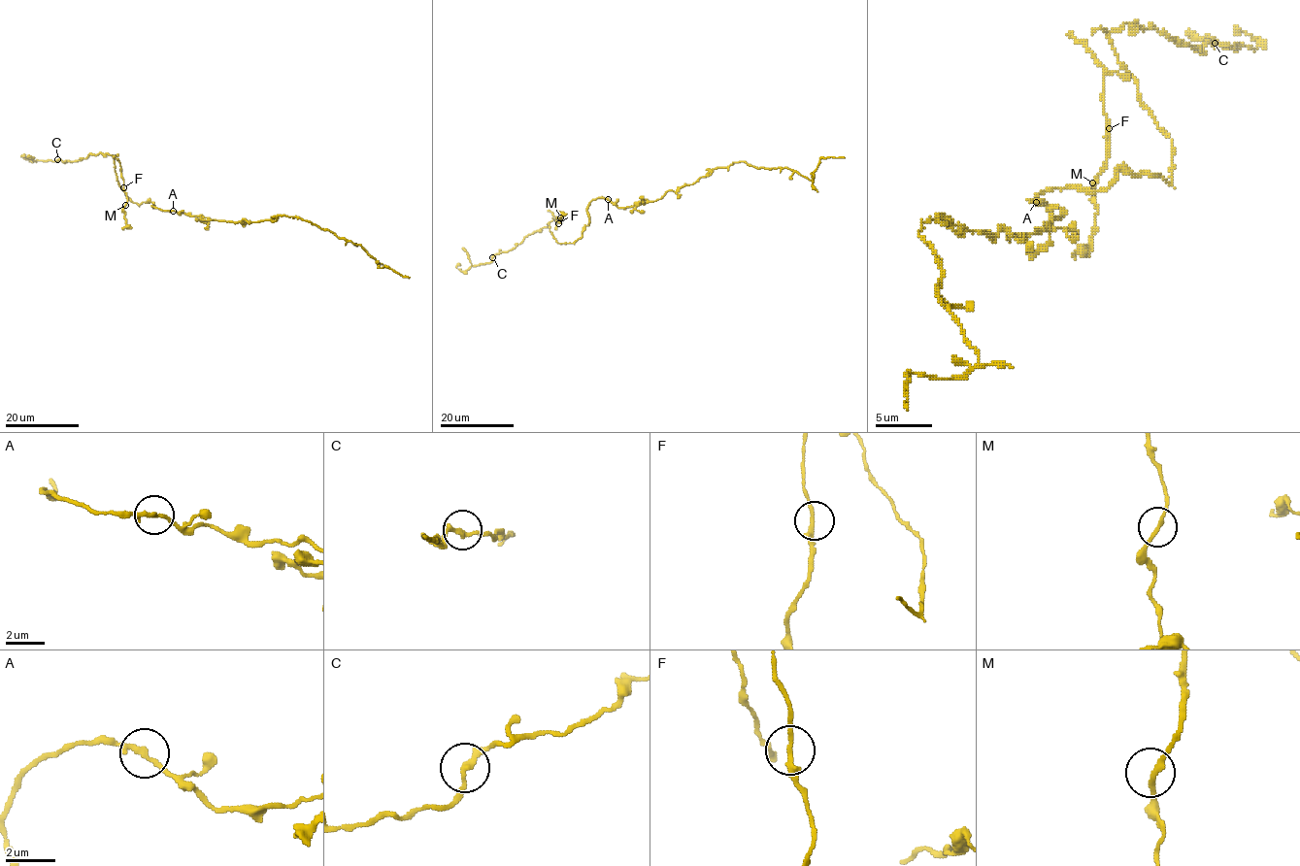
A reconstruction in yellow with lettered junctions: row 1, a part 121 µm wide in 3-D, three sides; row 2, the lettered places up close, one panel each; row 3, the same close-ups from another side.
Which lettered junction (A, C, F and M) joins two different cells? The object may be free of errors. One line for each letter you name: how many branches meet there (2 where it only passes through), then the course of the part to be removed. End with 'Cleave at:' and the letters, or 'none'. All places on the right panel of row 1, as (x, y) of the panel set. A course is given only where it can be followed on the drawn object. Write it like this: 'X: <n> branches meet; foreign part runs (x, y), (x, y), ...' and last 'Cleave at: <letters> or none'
Cleave at: none

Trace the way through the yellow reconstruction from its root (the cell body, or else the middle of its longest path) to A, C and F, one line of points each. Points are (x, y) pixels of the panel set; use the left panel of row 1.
A: (189, 214), (173, 211)
C: (189, 214), (153, 207), (150, 200), (134, 203), (118, 183), (112, 154), (90, 154), (67, 162), (57, 159)
F: (189, 214), (153, 207), (150, 200), (139, 205), (134, 203), (118, 183), (114, 160), (117, 154), (123, 187)

